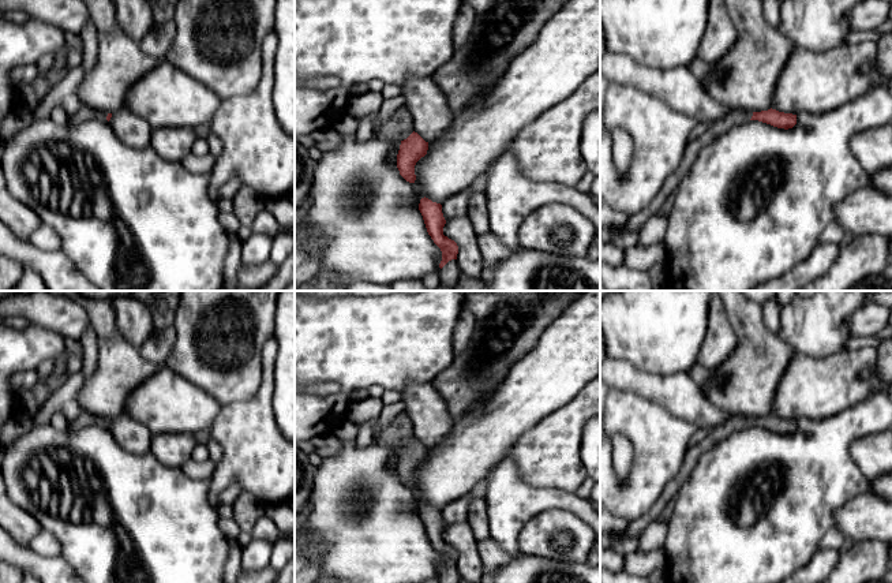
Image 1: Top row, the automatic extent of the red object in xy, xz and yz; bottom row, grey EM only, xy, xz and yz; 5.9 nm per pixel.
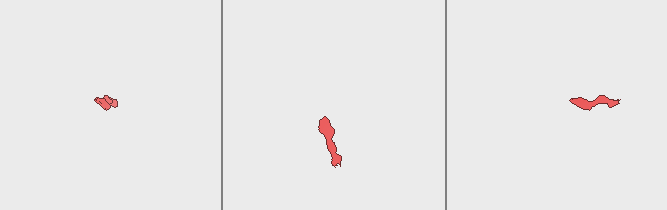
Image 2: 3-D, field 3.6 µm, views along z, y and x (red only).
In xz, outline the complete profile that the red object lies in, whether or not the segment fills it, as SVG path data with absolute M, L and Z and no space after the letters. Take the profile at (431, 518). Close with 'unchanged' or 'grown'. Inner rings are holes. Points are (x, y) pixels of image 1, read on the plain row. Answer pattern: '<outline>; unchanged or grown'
M424 502L420 505L419 516L423 522L428 541L442 557L439 583L460 583L461 576L456 567L458 552L454 546L443 541L446 526L442 519L442 511Z; grown

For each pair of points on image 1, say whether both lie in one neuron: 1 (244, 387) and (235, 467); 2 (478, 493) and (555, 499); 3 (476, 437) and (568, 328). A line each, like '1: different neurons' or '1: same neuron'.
1: different neurons
2: different neurons
3: same neuron

